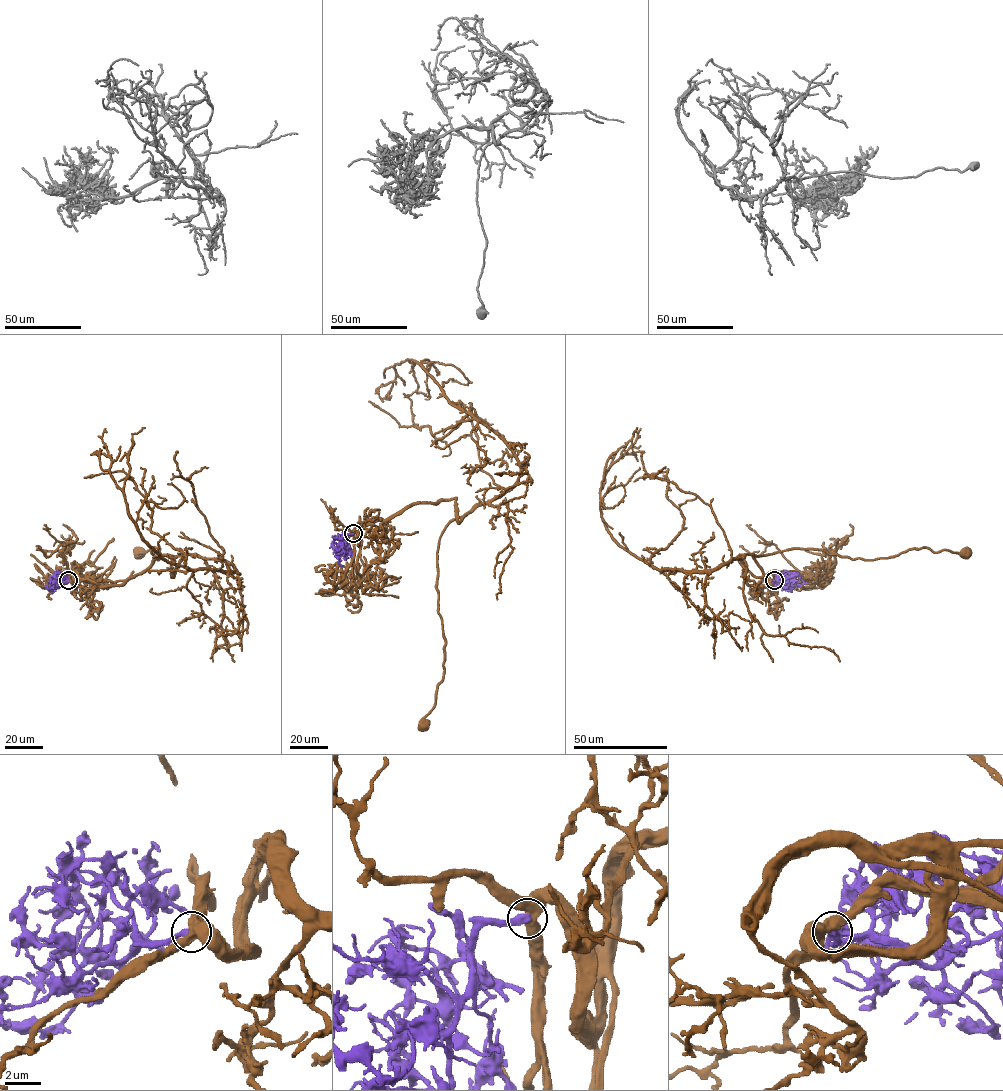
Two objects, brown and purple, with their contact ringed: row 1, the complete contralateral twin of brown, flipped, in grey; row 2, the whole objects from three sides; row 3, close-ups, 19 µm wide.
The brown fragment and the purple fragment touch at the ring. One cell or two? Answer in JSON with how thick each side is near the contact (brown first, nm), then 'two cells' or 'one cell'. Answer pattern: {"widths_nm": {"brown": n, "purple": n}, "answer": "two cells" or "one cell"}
{"widths_nm": {"brown": 460, "purple": 440}, "answer": "two cells"}

